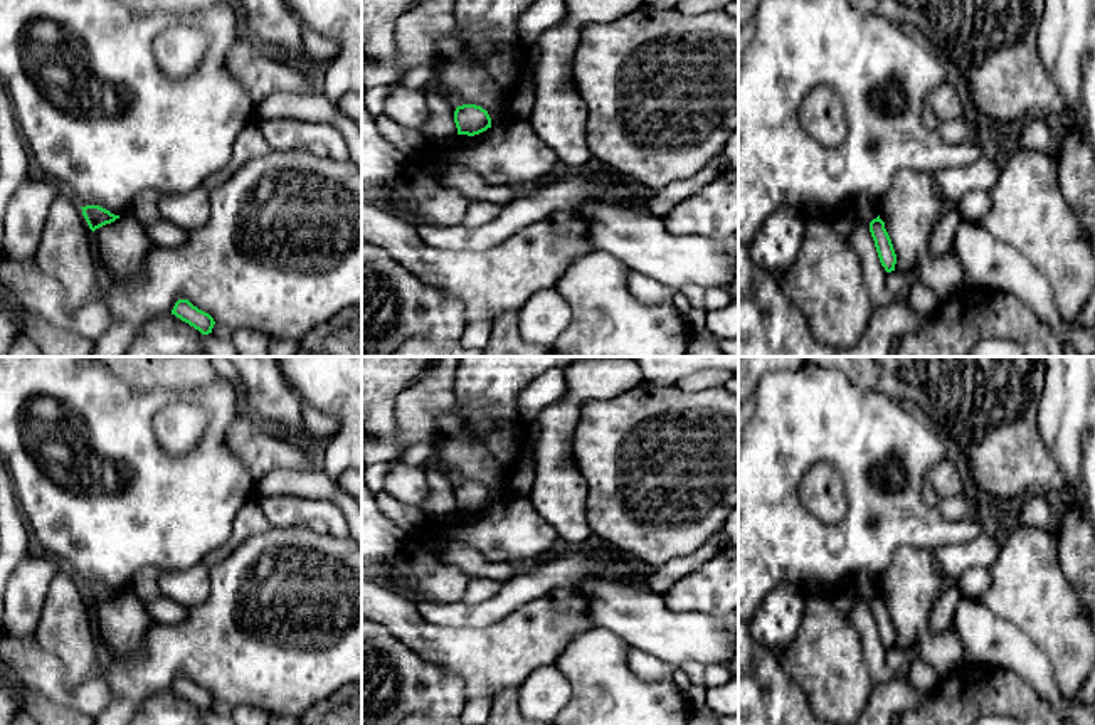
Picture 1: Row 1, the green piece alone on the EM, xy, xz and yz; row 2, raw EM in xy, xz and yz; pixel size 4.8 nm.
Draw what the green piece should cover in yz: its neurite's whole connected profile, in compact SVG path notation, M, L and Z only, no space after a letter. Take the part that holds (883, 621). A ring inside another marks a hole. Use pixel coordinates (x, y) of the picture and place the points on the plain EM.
M880 592L870 599L870 609L875 617L881 643L886 649L895 648L897 631L891 616L885 606L885 599L880 595Z

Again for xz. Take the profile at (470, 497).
M463 481L454 488L458 511L474 513L491 505L491 495L486 486L476 481Z

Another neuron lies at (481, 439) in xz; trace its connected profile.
M461 357L452 389L456 409L437 421L434 461L456 483L476 481L486 486L491 503L510 500L508 481L518 468L526 426L518 414L518 394L542 373L565 370L582 358L589 357Z

